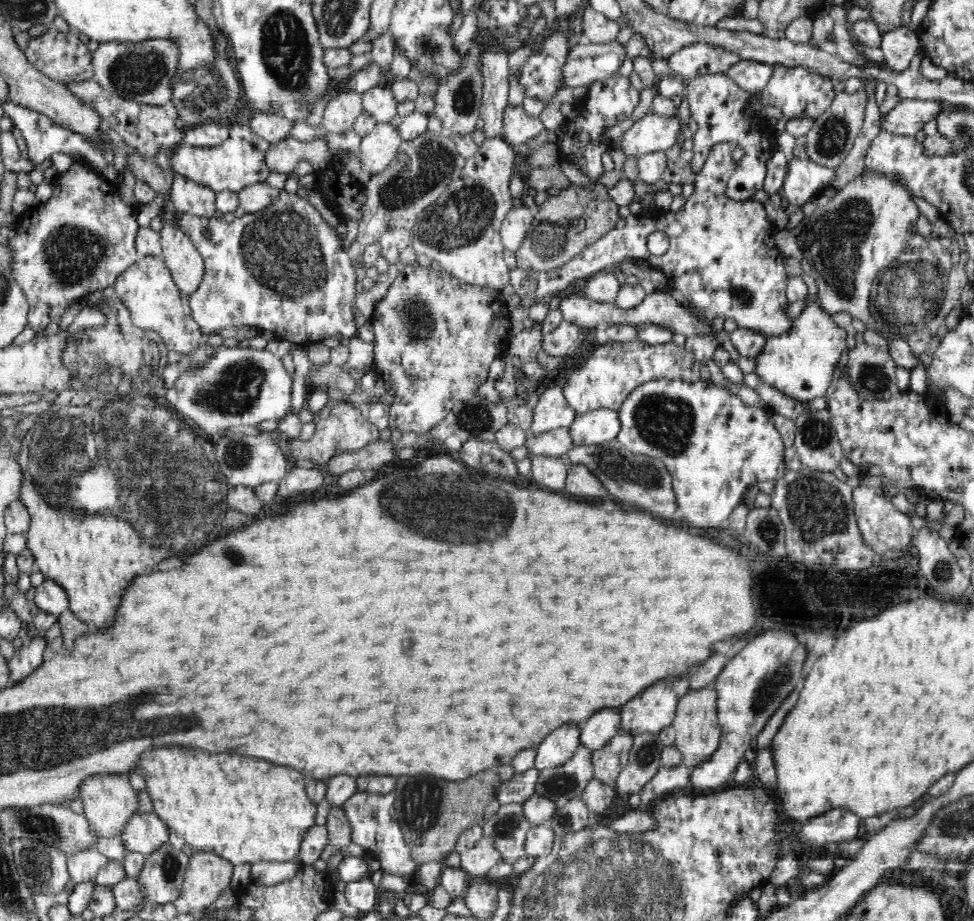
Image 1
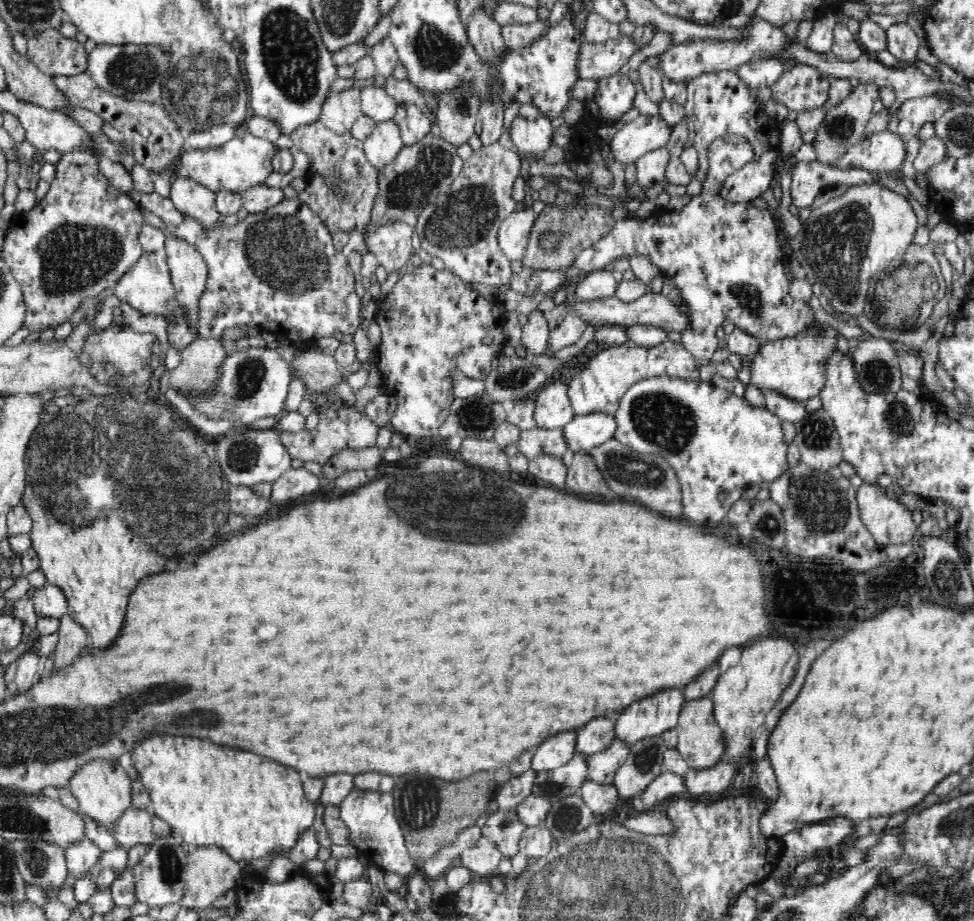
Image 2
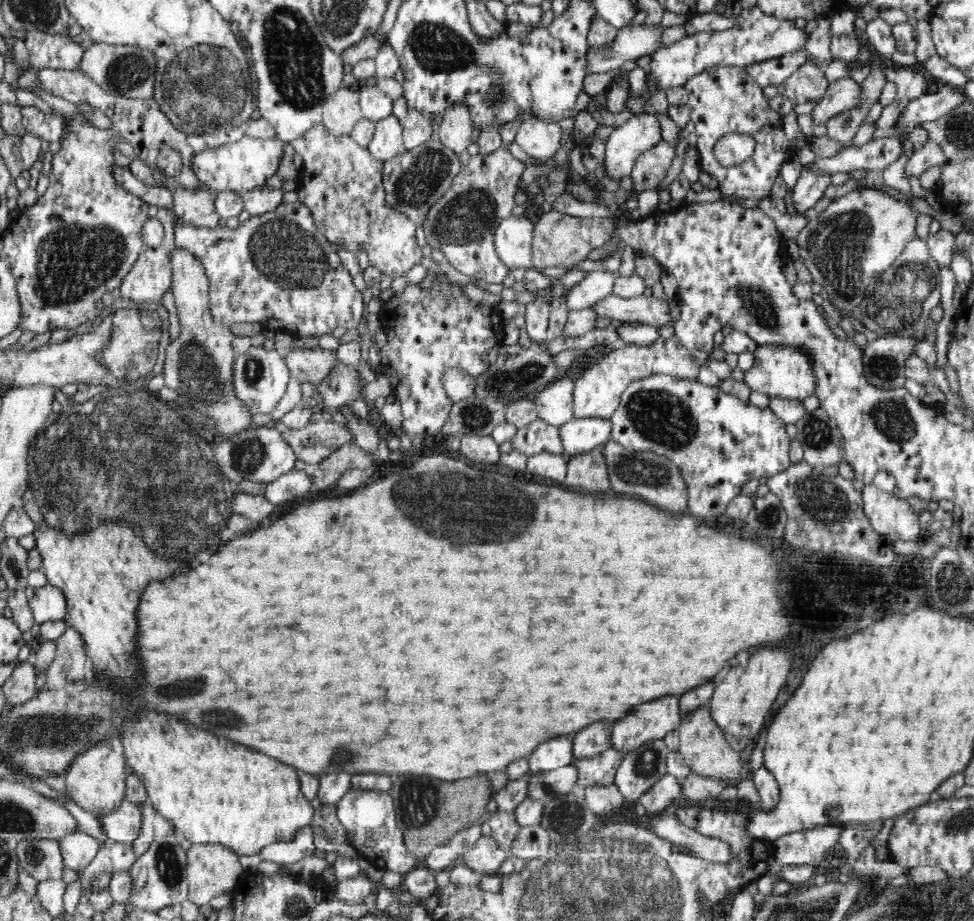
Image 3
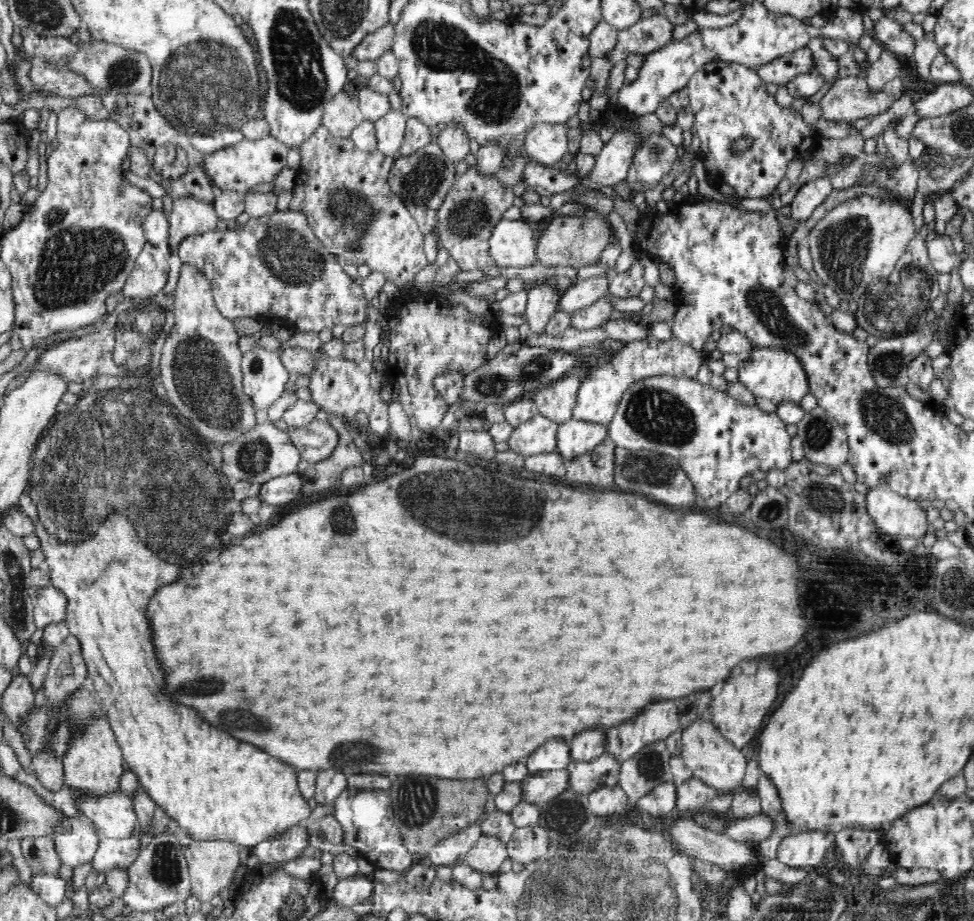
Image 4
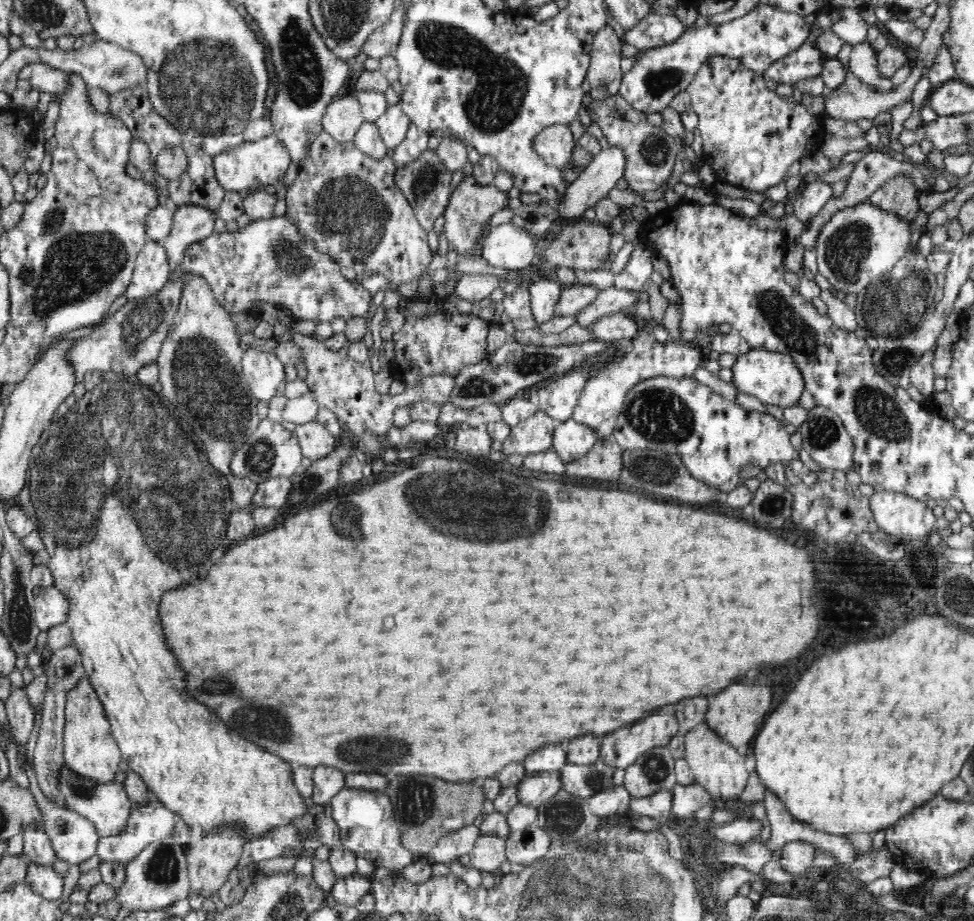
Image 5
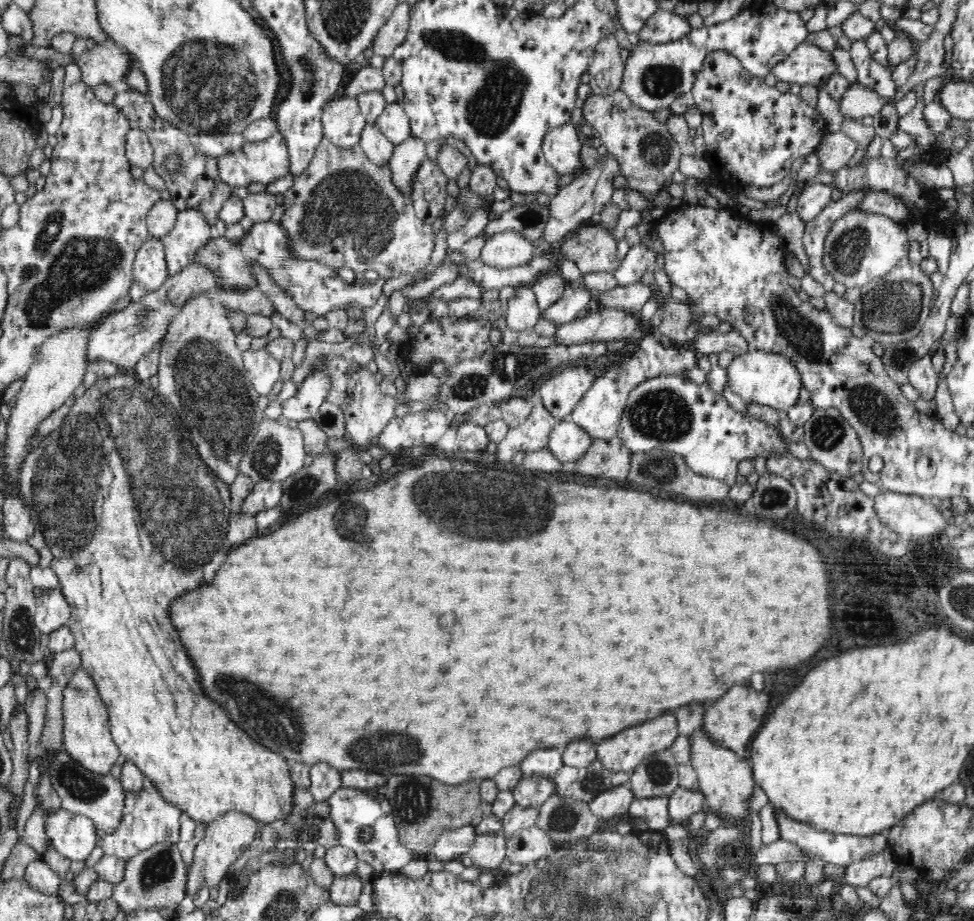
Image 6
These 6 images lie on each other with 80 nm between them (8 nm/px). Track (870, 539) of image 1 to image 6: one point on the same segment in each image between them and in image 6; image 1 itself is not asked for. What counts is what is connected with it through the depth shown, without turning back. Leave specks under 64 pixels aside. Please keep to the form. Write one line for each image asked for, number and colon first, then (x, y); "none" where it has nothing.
2: (891, 522)
3: (890, 515)
4: (897, 516)
5: (902, 516)
6: (911, 516)

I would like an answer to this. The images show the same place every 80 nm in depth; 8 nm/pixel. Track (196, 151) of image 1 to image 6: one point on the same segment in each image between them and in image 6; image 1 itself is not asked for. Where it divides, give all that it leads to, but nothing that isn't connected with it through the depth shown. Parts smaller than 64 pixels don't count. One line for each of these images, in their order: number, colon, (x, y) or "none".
2: (244, 162)
3: (249, 163)
4: (239, 167)
5: (265, 161)
6: (265, 161)

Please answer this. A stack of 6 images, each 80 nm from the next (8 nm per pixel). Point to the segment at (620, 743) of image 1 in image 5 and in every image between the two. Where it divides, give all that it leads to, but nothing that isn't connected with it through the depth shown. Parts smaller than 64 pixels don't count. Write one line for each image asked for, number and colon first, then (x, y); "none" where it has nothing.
2: (601, 768)
3: (601, 770)
4: (583, 778)
5: (582, 781)

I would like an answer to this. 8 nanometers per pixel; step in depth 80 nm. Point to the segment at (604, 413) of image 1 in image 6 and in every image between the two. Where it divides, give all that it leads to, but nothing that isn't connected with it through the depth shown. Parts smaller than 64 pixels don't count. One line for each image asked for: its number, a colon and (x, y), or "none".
2: (582, 433)
3: (578, 436)
4: (574, 438)
5: (570, 440)
6: (567, 442)

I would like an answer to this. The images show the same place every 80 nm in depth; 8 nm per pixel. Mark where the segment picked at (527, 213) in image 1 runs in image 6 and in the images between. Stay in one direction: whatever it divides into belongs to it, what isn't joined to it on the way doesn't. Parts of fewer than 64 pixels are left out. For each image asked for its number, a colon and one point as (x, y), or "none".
2: (514, 233)
3: (513, 240)
4: (513, 243)
5: (506, 246)
6: (508, 249)

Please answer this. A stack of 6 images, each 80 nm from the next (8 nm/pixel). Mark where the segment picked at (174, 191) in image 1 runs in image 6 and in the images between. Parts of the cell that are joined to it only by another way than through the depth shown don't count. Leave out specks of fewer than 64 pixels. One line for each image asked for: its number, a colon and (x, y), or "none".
2: (193, 200)
3: (195, 208)
4: (189, 217)
5: (191, 224)
6: (191, 233)

